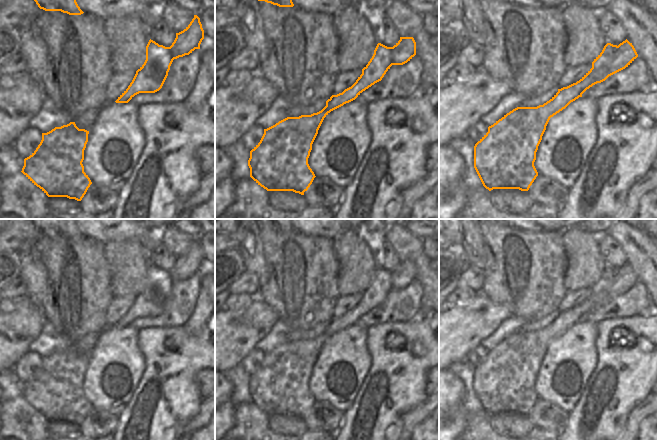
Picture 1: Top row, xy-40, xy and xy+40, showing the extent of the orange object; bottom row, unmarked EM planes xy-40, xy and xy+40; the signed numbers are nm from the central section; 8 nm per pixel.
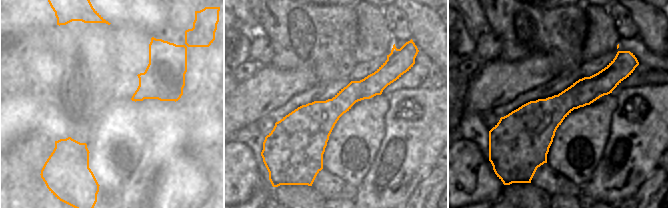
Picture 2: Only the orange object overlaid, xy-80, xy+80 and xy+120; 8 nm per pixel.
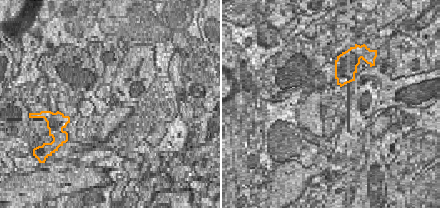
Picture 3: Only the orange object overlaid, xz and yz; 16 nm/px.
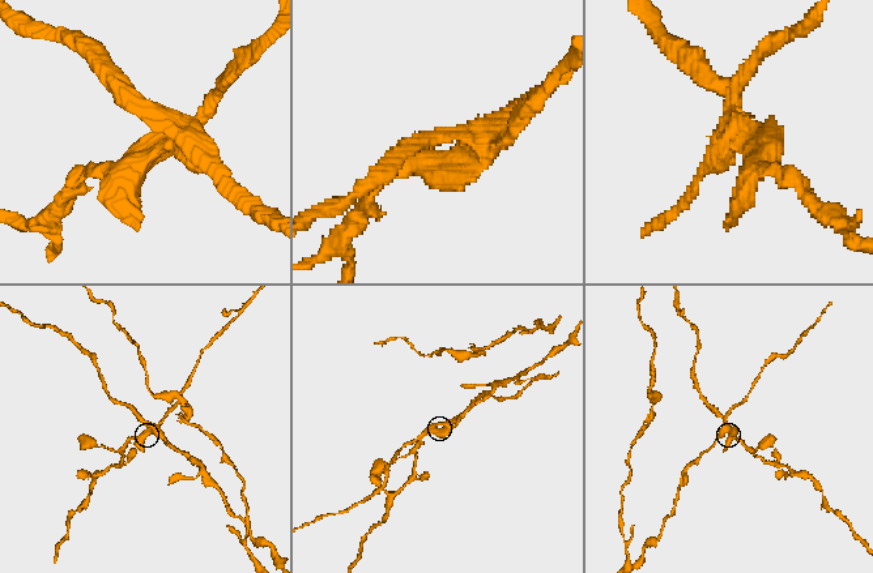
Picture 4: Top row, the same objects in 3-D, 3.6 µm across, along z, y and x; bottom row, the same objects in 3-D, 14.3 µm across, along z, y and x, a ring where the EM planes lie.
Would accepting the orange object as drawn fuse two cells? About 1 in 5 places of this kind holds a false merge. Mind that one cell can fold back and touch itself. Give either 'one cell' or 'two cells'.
two cells

